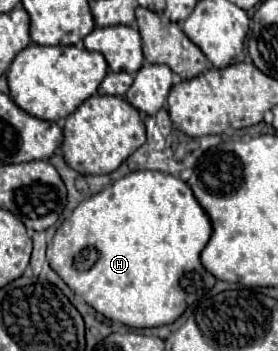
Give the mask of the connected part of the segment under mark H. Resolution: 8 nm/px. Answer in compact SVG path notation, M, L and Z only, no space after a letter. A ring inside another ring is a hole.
M125 161L110 174L92 175L94 195L82 201L70 219L58 227L48 247L50 267L74 293L112 321L136 329L174 323L188 305L204 297L216 283L200 261L200 253L212 235L212 221L188 187L193 172L192 168L184 168L174 177L156 169L130 171Z

